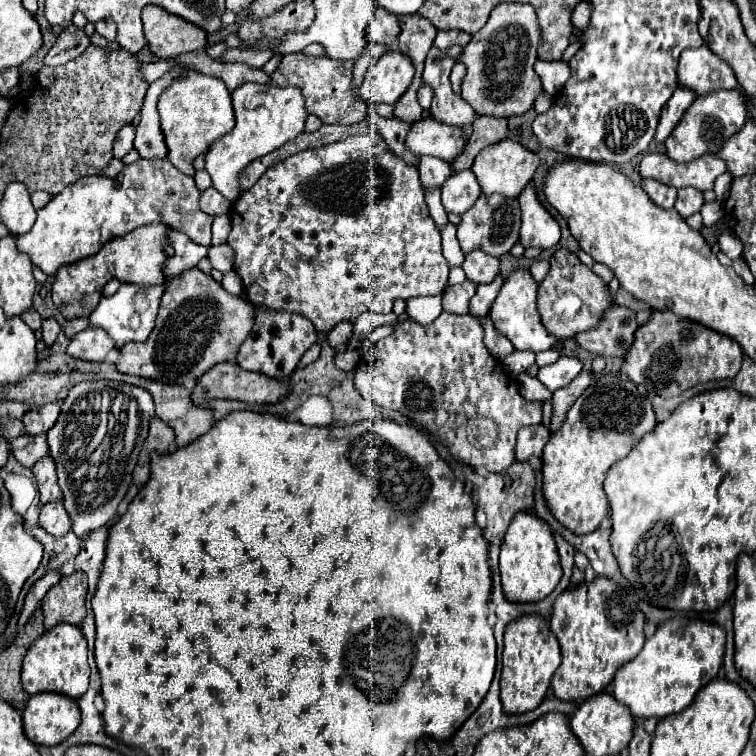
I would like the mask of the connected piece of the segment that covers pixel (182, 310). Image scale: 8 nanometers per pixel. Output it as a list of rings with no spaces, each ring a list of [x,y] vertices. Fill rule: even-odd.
[[[198,268],[184,270],[164,286],[156,326],[146,342],[122,346],[118,368],[124,374],[156,378],[160,382],[188,384],[220,362],[234,362],[236,352],[254,326],[256,310],[244,296],[234,296],[222,288],[210,274]]]

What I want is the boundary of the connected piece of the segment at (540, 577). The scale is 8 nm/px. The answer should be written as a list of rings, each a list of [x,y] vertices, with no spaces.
[[[520,512],[512,518],[500,546],[502,590],[514,602],[538,602],[546,598],[558,584],[562,566],[552,528],[534,512]]]

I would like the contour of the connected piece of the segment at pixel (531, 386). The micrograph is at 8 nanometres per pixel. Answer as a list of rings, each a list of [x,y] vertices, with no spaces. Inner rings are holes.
[[[522,372],[520,376],[516,376],[518,384],[520,384],[520,392],[522,392],[522,398],[528,398],[528,400],[536,400],[536,402],[544,402],[544,400],[550,400],[552,398],[552,392],[548,392],[538,378],[532,378],[528,376],[526,372]]]

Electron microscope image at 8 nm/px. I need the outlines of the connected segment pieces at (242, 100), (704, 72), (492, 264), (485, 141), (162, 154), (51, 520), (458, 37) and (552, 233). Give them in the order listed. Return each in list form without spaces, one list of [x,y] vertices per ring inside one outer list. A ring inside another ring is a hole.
[[[246,82],[232,92],[232,106],[236,112],[236,126],[224,138],[216,140],[206,152],[206,172],[210,174],[214,188],[220,190],[228,200],[238,196],[238,172],[252,160],[262,158],[294,140],[304,130],[306,120],[304,96],[298,88]]]
[[[708,46],[700,48],[688,48],[680,56],[680,84],[682,86],[692,86],[698,96],[710,92],[710,90],[732,90],[736,88],[736,78],[732,78],[732,70],[720,62],[708,50]],[[716,74],[716,78],[712,78]]]
[[[472,250],[470,254],[466,254],[462,268],[468,280],[476,284],[490,284],[498,274],[498,258],[492,258],[482,250]]]
[[[478,116],[472,126],[474,126],[474,132],[468,140],[468,146],[466,146],[464,154],[460,154],[460,162],[456,162],[456,166],[452,166],[452,170],[456,170],[456,172],[468,170],[482,148],[486,148],[494,142],[500,142],[508,136],[508,120],[506,118]]]
[[[176,64],[160,80],[156,80],[154,84],[148,86],[148,92],[146,92],[146,98],[142,104],[142,112],[140,112],[142,118],[140,118],[140,124],[136,126],[136,142],[134,142],[134,148],[140,152],[142,158],[148,158],[148,160],[166,160],[168,158],[168,148],[164,142],[164,134],[160,130],[160,118],[158,118],[156,104],[158,104],[160,92],[164,92],[166,86],[170,86],[174,82],[174,78],[186,76],[188,72],[190,72],[188,66]]]
[[[50,502],[40,510],[40,526],[52,536],[64,536],[70,530],[70,516],[64,510],[64,502]]]
[[[438,32],[436,36],[438,38],[434,40],[434,46],[440,48],[440,50],[448,50],[452,46],[464,48],[472,40],[472,36],[466,34],[466,32]]]
[[[530,182],[522,194],[518,196],[520,210],[522,210],[522,228],[520,228],[520,242],[524,248],[552,248],[560,240],[560,226],[550,216],[550,212],[540,204],[536,186]]]

